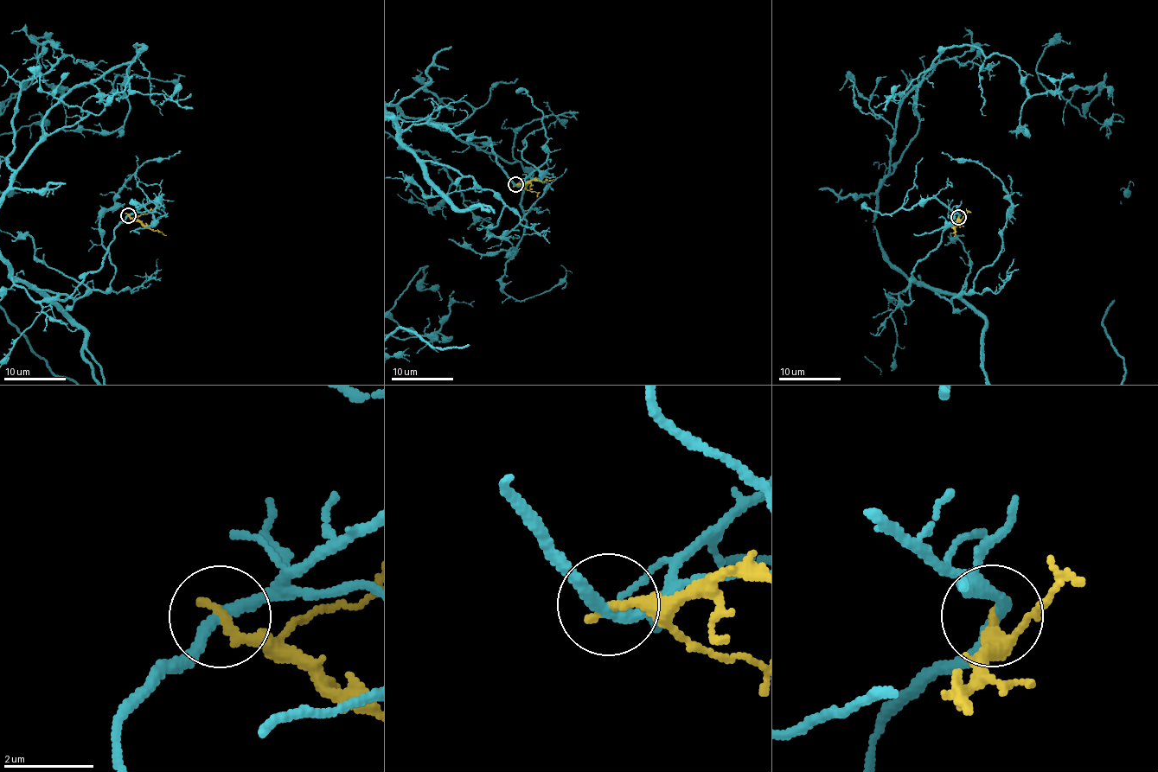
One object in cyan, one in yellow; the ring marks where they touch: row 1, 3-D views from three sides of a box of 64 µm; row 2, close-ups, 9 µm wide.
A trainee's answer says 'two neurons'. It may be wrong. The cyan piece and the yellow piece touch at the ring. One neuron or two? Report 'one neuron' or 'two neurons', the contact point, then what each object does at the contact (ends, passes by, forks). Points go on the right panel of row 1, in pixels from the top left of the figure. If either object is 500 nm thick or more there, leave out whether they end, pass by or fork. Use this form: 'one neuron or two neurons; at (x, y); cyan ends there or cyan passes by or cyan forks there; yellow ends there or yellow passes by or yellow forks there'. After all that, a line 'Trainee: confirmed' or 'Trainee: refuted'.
two neurons; at (958, 217); cyan passes by; yellow ends there
Trainee: confirmed

